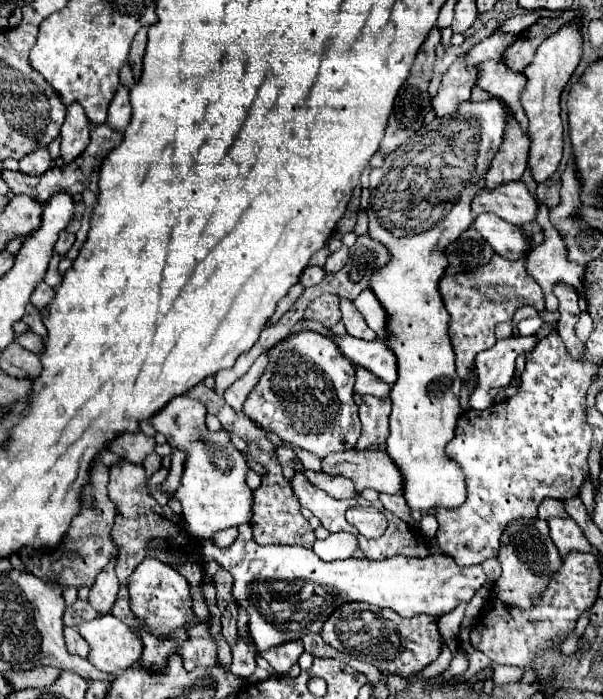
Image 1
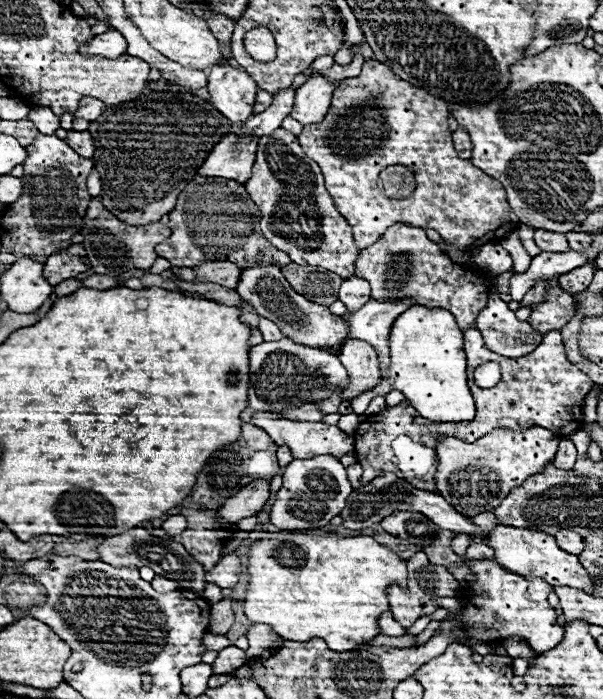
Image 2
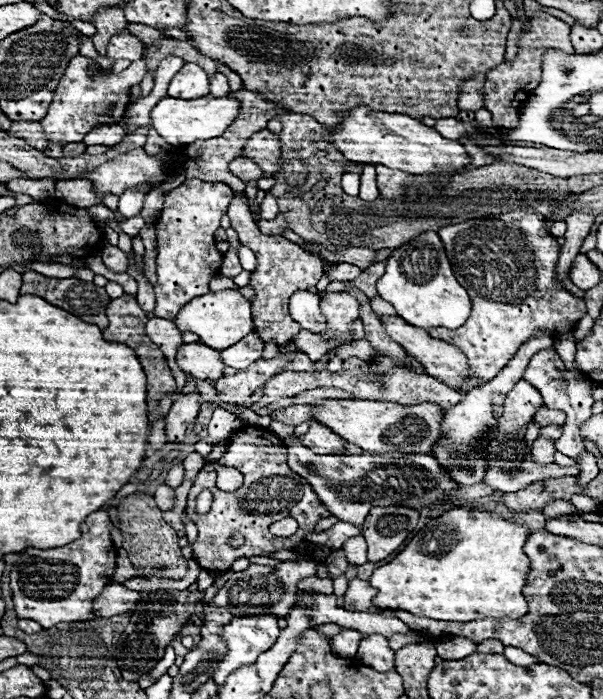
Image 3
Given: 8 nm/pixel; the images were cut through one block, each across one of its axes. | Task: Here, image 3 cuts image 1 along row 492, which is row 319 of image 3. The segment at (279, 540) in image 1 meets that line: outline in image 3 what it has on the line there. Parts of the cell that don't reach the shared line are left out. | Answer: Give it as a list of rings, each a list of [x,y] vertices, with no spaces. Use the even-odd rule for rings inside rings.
[[[236,194],[228,206],[228,216],[232,220],[232,228],[238,232],[240,244],[254,250],[258,264],[256,270],[250,276],[250,288],[254,290],[252,300],[252,316],[254,316],[254,330],[264,342],[272,342],[278,346],[284,346],[292,342],[298,332],[302,330],[298,322],[294,322],[288,314],[288,300],[290,294],[296,290],[306,290],[308,286],[316,286],[322,278],[322,260],[308,254],[306,250],[300,250],[298,244],[282,238],[282,236],[266,236],[258,230],[256,222],[252,220],[248,202],[240,198],[242,194]]]

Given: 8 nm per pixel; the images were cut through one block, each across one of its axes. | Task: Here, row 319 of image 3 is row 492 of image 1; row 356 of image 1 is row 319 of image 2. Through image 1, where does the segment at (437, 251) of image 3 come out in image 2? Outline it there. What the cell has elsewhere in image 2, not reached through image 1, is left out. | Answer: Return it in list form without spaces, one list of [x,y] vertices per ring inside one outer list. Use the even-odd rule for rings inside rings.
[[[410,306],[396,318],[390,332],[390,366],[382,380],[390,380],[394,390],[400,390],[430,422],[474,418],[474,400],[466,384],[464,336],[448,310]]]

